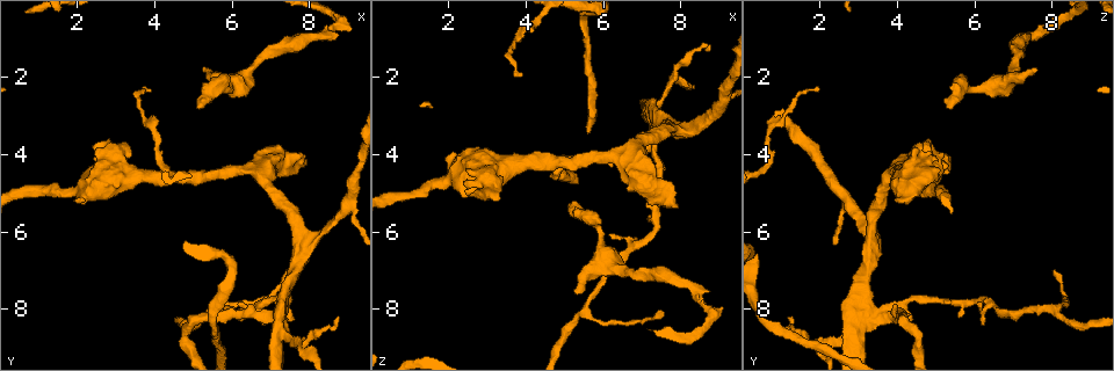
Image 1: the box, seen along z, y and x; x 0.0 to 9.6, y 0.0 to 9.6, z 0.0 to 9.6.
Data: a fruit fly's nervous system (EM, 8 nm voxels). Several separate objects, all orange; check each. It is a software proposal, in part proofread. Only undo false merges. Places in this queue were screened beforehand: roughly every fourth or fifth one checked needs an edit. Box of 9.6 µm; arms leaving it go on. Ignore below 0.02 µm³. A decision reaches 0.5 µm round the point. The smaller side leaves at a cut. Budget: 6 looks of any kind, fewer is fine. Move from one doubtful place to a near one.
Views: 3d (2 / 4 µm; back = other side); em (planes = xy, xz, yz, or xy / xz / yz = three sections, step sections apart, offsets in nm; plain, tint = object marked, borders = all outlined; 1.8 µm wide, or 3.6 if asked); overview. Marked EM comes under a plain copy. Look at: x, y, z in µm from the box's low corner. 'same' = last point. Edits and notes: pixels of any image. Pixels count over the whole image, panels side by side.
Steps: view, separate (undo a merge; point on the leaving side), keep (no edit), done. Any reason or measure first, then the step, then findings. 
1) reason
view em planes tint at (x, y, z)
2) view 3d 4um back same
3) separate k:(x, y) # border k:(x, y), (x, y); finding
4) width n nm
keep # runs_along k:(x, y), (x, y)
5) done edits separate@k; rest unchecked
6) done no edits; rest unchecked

thick turns thin
view em 3.6um planes tint at (2.30, 4.80, 4.55)

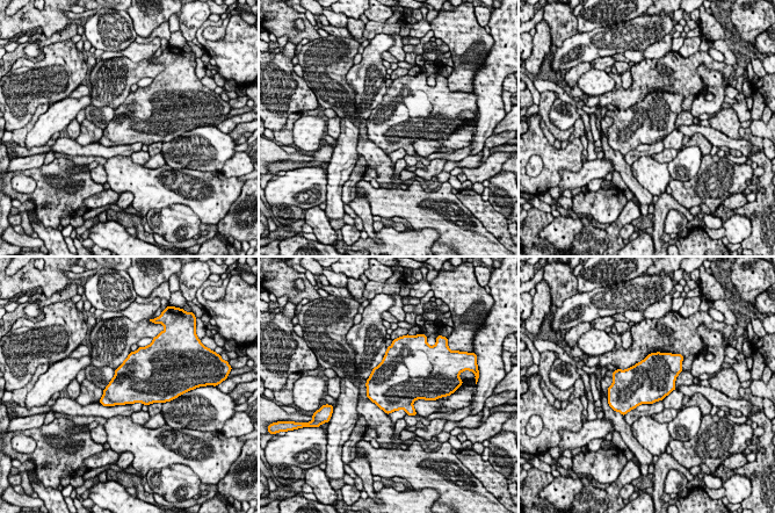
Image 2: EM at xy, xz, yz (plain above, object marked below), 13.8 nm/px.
width 600 nm
keep # one cell here

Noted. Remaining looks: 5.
three arms meet
view em xz step 8 tint at (7.25, 8.55, 2.75)

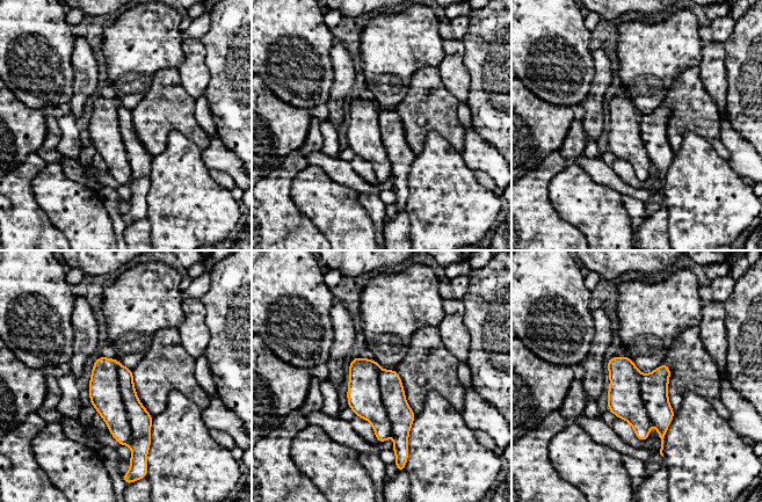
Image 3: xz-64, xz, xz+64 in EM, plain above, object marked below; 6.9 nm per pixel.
separate 3:(140, 420) # border 3:(118, 364), (128, 444); a second cell is stuck on

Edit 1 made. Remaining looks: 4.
done edits separate@3; rest unchecked

